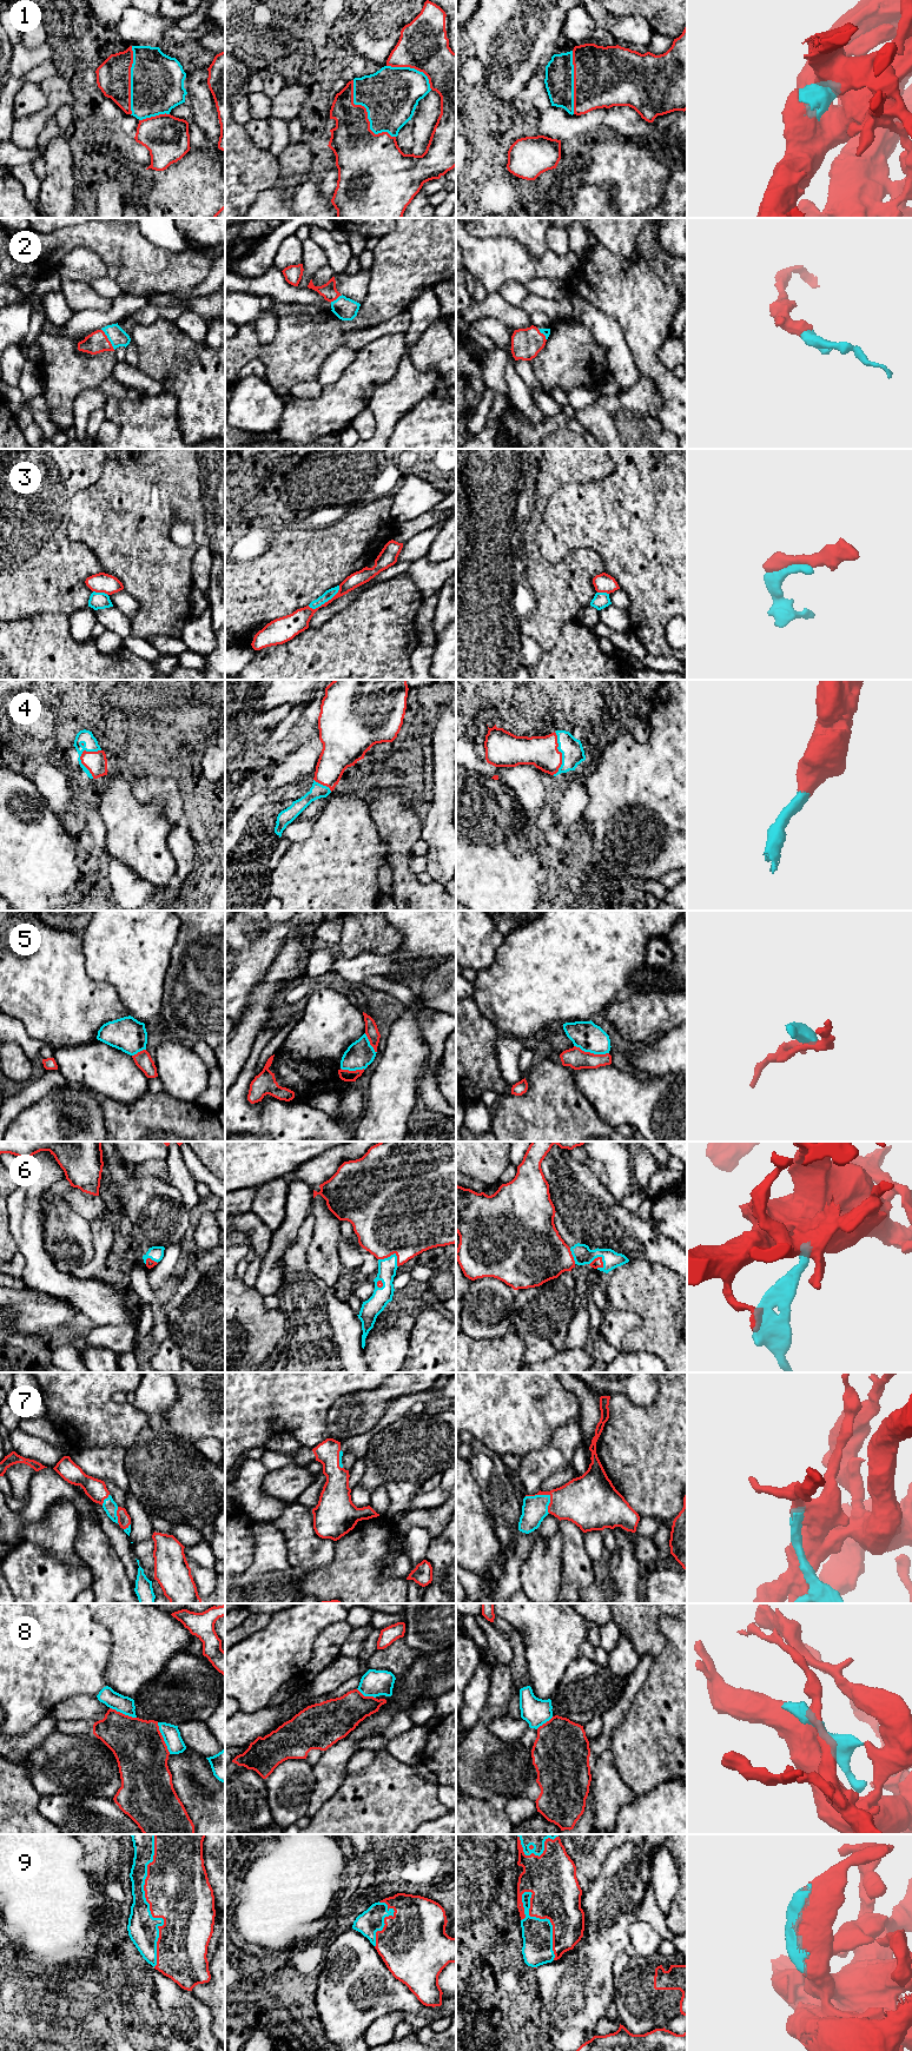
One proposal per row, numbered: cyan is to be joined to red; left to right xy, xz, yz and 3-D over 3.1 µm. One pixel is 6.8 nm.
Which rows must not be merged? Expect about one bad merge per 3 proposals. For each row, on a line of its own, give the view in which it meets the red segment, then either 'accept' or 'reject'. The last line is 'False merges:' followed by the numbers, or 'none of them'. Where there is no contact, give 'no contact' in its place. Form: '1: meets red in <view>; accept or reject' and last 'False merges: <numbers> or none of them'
1: meets red in xz; accept
2: meets red in xy; accept
3: meets red in xz; reject
4: meets red in yz; accept
5: meets red in yz; reject
6: meets red in xz; accept
7: meets red in yz; accept
8: meets red in xy; accept
9: meets red in xy; accept
False merges: 3, 5

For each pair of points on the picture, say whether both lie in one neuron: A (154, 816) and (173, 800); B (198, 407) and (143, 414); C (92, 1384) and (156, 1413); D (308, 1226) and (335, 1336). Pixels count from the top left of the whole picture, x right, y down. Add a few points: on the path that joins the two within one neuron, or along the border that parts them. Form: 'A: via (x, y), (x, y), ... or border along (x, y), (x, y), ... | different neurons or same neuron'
A: border along (137, 800), (159, 799), (173, 825) | different neurons
B: border along (164, 390), (177, 401), (177, 419), (182, 436) | different neurons
C: border along (132, 1403), (152, 1423) | different neurons
D: via (298, 1254), (298, 1283), (311, 1309) | same neuron

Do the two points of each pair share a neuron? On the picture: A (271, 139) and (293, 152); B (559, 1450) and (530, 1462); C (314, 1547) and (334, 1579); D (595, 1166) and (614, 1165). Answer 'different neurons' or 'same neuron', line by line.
A: different neurons
B: same neuron
C: different neurons
D: different neurons

